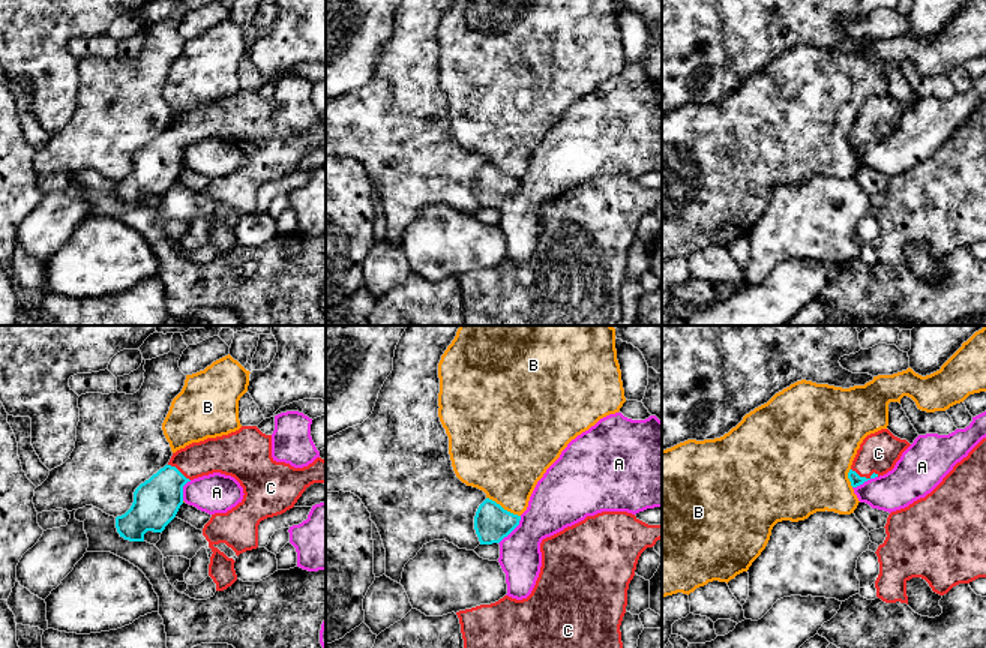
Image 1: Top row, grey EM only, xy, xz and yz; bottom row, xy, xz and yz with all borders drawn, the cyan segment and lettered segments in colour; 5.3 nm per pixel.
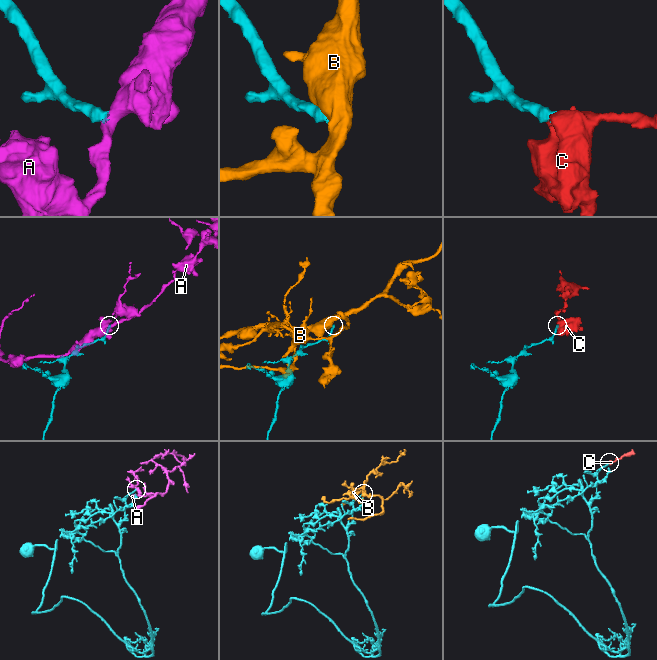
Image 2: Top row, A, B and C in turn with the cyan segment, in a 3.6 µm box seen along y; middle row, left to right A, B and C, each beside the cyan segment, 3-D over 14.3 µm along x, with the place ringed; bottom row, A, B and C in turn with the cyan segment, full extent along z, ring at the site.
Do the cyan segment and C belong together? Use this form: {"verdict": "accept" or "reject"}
{"verdict": "accept"}

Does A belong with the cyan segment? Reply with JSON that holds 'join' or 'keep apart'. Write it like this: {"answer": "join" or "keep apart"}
{"answer": "keep apart"}

